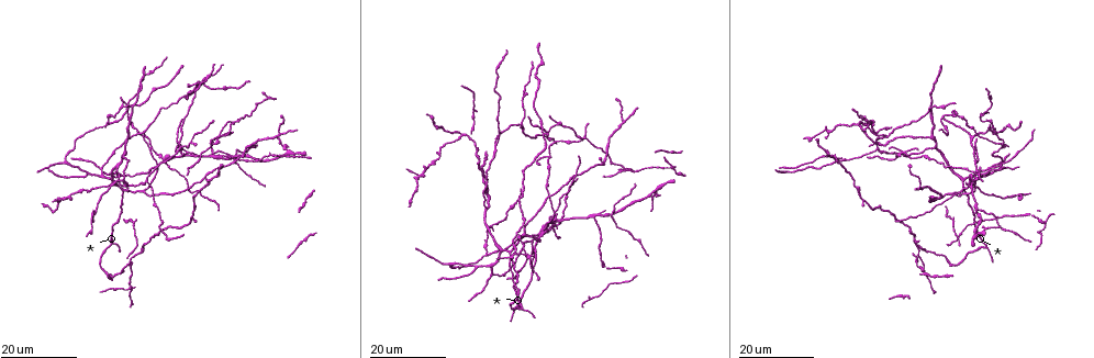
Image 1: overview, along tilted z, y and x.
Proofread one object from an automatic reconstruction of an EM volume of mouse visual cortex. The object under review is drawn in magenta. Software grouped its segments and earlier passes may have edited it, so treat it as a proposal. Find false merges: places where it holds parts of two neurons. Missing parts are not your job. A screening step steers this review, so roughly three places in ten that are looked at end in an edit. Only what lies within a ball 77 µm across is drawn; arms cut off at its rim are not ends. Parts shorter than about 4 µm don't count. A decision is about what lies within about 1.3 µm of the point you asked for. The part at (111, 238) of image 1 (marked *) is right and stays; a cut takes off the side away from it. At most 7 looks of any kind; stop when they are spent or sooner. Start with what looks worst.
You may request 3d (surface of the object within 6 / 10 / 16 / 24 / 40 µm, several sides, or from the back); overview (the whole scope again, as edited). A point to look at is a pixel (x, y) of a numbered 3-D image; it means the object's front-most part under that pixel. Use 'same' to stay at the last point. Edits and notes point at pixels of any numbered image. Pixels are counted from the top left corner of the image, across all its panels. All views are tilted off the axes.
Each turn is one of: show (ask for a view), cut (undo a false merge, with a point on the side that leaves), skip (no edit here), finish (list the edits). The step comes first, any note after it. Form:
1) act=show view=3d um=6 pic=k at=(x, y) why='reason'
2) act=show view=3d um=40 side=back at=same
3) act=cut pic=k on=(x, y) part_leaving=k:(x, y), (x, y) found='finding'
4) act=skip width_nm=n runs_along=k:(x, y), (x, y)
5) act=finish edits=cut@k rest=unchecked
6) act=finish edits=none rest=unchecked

act=show view=3d um=24 pic=1 at=(486, 253) why='four arms meet'

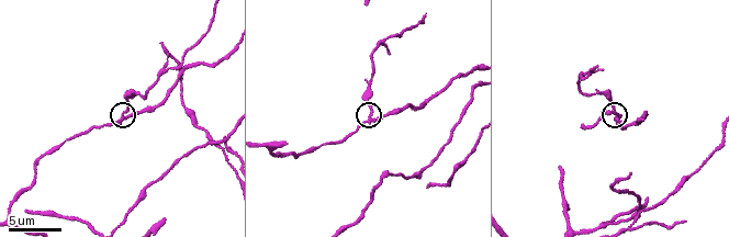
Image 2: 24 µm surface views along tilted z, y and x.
act=show view=3d um=10 pic=2 at=(124, 115)

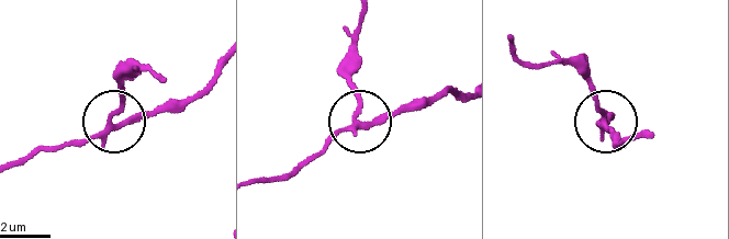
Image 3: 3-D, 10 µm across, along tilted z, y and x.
act=show view=3d um=10 side=back pic=3 at=(354, 118)

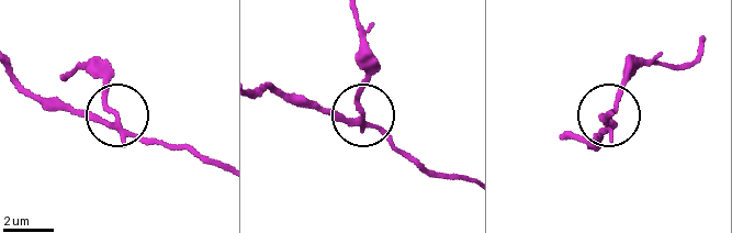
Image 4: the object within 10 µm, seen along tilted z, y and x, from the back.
act=cut pic=4 on=(107, 102) arms=4 part_leaving=4:(359, 119), (370, 69), (357, 10) found='two neurons meet here'

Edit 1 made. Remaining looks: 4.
act=show view=3d um=24 pic=1 at=(280, 134) why='a fork'

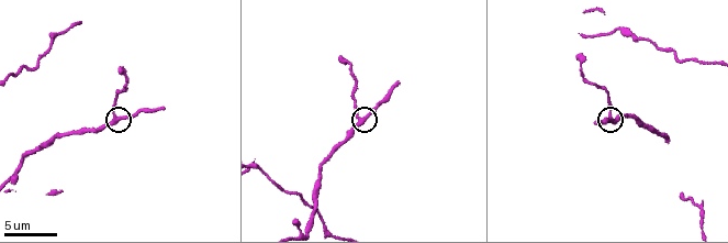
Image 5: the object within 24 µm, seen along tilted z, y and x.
act=show view=3d um=6 pic=5 at=(113, 114) why='closer look'

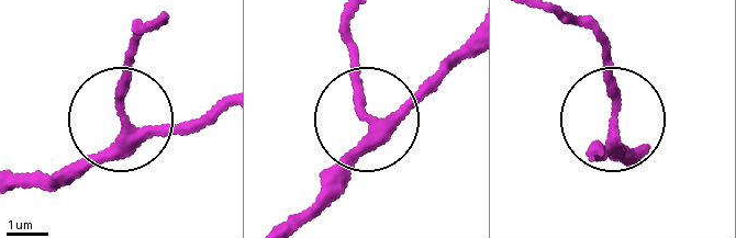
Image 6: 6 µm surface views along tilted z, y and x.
act=skip width_nm=240 runs_along=6:(308, 224), (369, 122), (444, 79) found='one neuron here'

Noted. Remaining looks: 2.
act=show view=3d um=24 pic=1 at=(858, 125) why='three-way junction'

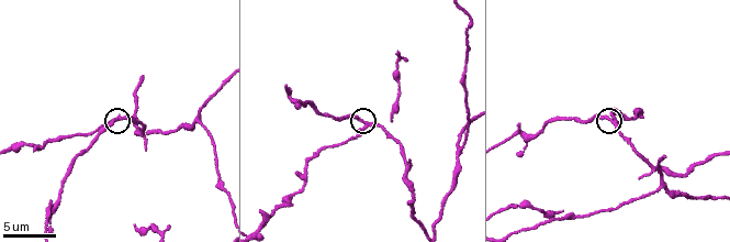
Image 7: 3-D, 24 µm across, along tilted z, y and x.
act=show view=3d um=10 pic=7 at=(361, 126)

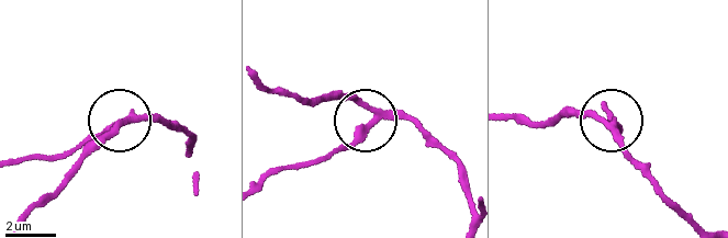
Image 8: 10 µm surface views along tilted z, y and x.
act=cut pic=8 on=(355, 135) width_nm=250 part_leaving=8:(383, 116), (362, 122), (316, 161), (262, 173) found='two neurons meet here'

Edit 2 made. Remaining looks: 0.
act=finish edits=cut@4,cut@8 rest=unchecked

